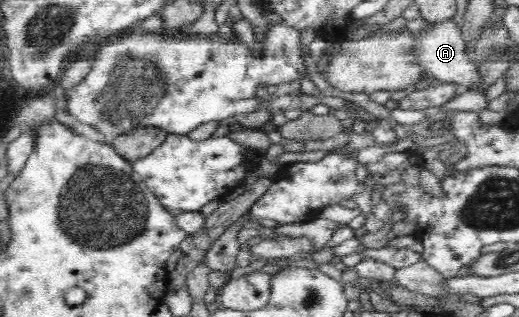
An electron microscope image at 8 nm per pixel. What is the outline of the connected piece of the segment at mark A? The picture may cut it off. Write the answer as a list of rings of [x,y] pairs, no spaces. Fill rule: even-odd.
[[[452,19],[446,23],[434,23],[432,29],[427,33],[416,34],[419,41],[420,57],[423,57],[423,63],[427,66],[433,79],[448,85],[456,85],[461,94],[468,91],[485,92],[490,91],[492,84],[488,84],[480,72],[479,63],[472,62],[468,56],[467,44],[461,35],[461,29]]]

